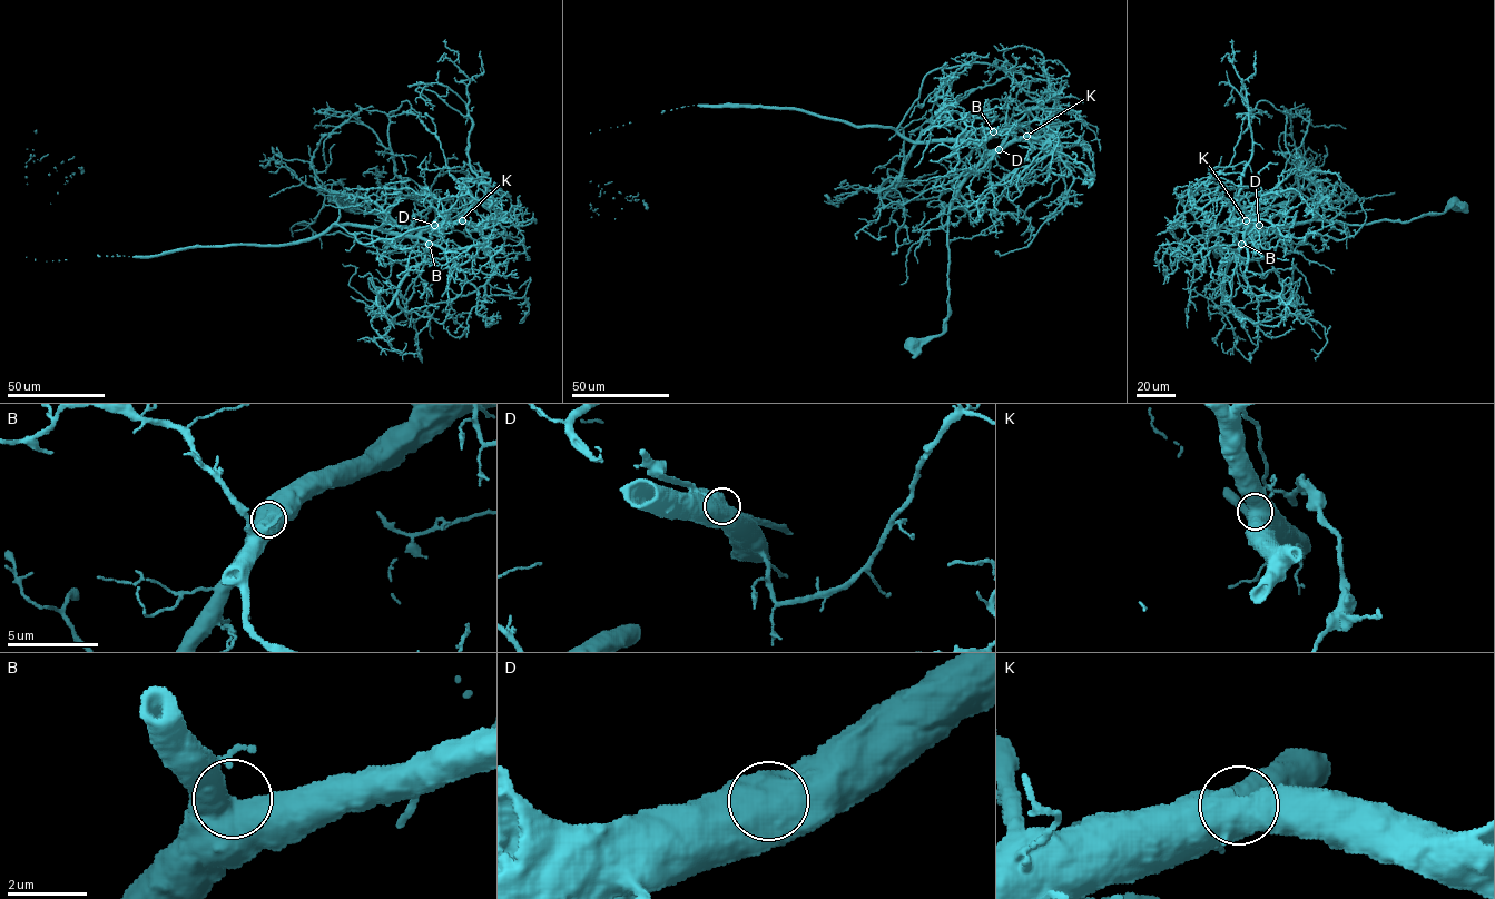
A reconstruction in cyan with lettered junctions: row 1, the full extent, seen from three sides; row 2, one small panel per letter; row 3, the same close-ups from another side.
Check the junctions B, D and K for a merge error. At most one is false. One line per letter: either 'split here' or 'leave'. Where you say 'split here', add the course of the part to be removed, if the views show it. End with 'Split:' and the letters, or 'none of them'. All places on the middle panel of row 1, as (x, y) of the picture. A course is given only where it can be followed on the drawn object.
B: leave
D: split here; course (999, 149), (964, 176), (931, 187), (905, 203), (891, 201), (883, 209)
K: leave
Split: D

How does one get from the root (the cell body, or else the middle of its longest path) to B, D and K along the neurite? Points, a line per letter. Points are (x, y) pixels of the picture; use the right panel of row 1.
B: (1454, 201), (1443, 214), (1407, 221), (1380, 220), (1355, 225), (1307, 220), (1259, 231), (1241, 244)
D: (1454, 201), (1443, 214), (1405, 221), (1380, 220), (1355, 225), (1307, 220), (1276, 229), (1259, 225)
K: (1454, 201), (1443, 214), (1405, 221), (1380, 220), (1355, 225), (1307, 220), (1269, 229), (1246, 220)

